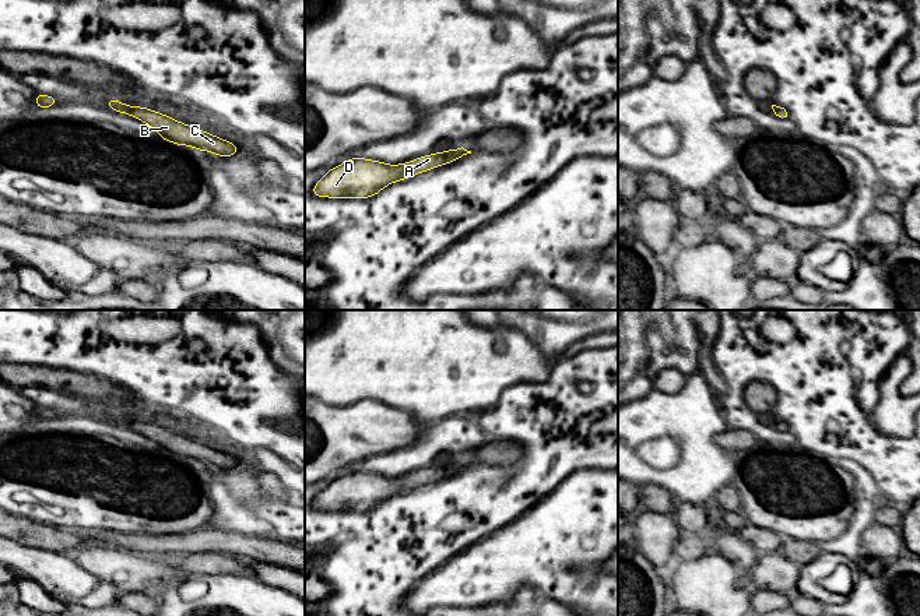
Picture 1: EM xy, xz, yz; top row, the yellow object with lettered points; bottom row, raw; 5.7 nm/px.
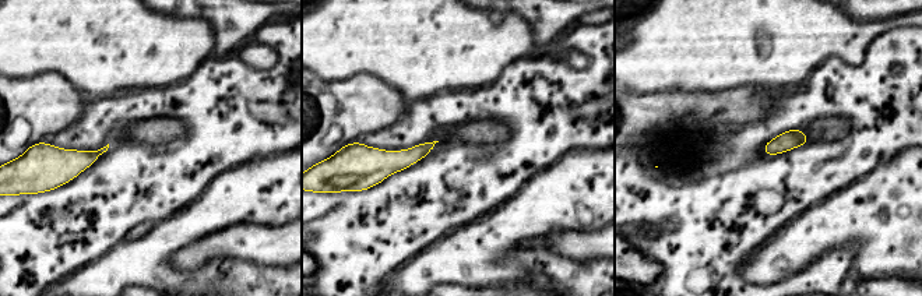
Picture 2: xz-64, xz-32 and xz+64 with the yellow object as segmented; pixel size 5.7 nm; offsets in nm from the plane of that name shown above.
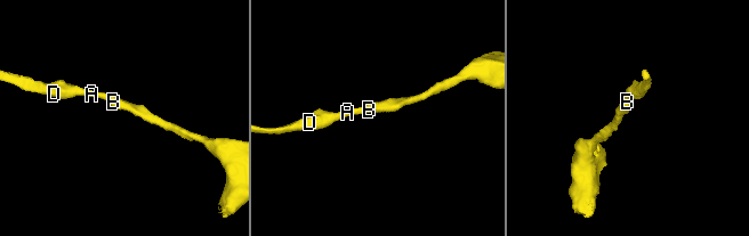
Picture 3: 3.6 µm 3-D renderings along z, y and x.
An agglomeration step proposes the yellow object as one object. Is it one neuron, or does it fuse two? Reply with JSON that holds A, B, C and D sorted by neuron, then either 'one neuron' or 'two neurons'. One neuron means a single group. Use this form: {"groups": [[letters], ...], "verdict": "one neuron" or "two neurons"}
{"groups": [["A", "B", "C", "D"]], "verdict": "one neuron"}

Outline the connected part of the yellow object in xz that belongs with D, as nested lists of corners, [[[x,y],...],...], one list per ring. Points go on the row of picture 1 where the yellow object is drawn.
[[[461,148],[431,154],[401,165],[387,165],[364,158],[345,159],[343,165],[329,172],[312,189],[316,197],[368,198],[397,180],[405,180],[417,173],[452,163],[471,151]]]

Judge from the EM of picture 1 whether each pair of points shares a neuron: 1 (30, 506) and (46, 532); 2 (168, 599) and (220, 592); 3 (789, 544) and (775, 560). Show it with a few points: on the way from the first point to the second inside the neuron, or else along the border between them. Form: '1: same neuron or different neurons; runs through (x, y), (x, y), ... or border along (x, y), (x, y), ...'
1: different neurons; border along (14, 514), (42, 524), (72, 530)
2: same neuron; runs through (181, 601), (207, 601)
3: different neurons; border along (780, 549), (799, 567)

